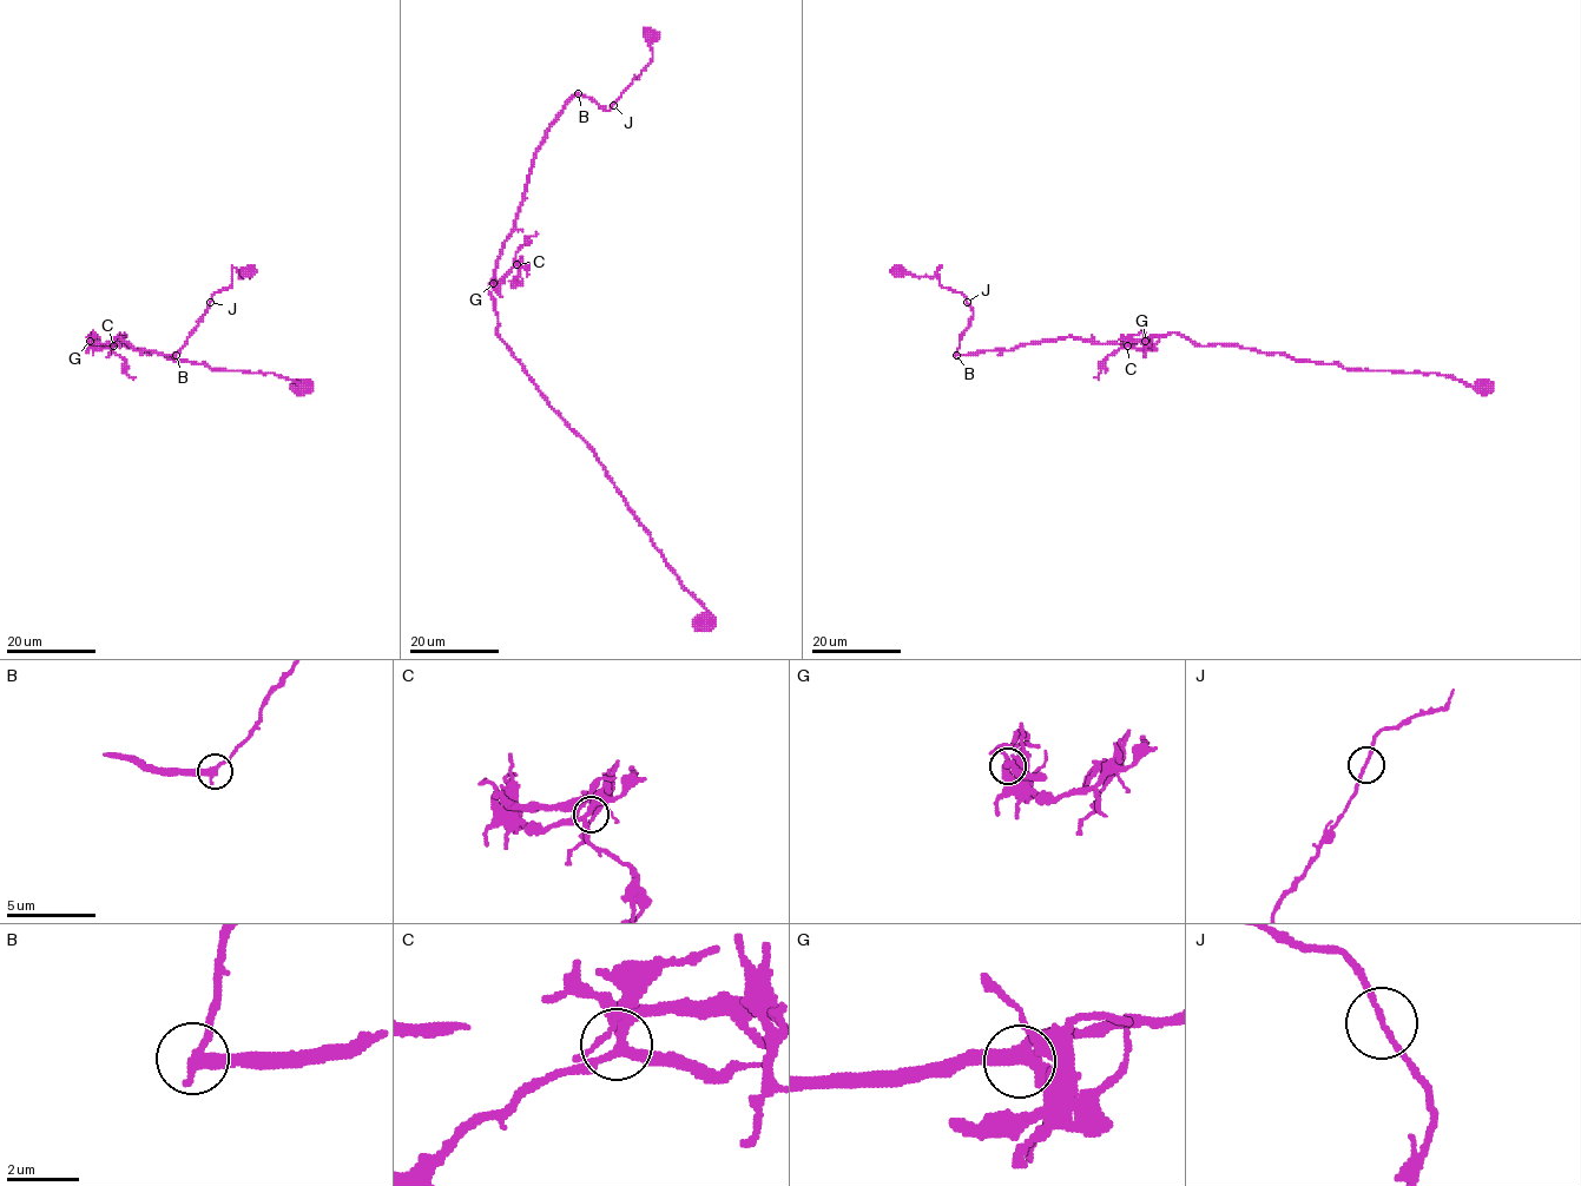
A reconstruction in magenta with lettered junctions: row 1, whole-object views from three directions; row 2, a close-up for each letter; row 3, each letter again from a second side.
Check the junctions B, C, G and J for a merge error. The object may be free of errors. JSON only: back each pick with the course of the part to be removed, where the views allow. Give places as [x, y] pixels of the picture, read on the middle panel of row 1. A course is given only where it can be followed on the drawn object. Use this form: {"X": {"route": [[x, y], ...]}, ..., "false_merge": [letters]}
{"B": {"route": [[578, 93], [591, 98], [608, 111], [652, 57], [650, 28]]}, "false_merge": ["B"]}

